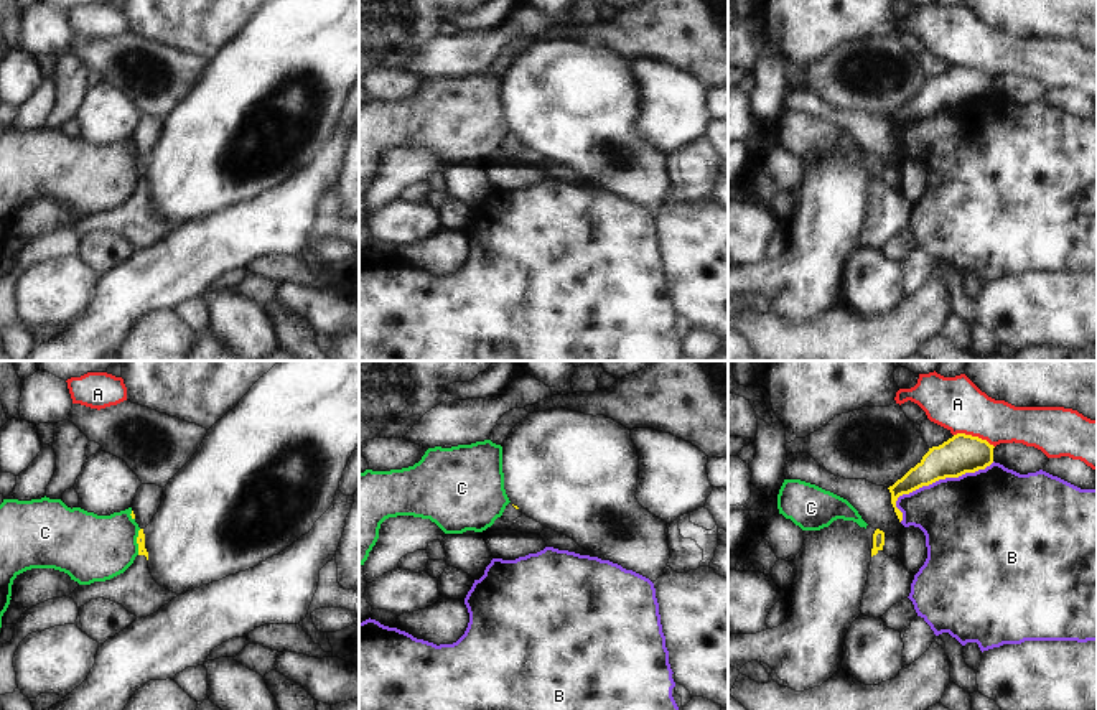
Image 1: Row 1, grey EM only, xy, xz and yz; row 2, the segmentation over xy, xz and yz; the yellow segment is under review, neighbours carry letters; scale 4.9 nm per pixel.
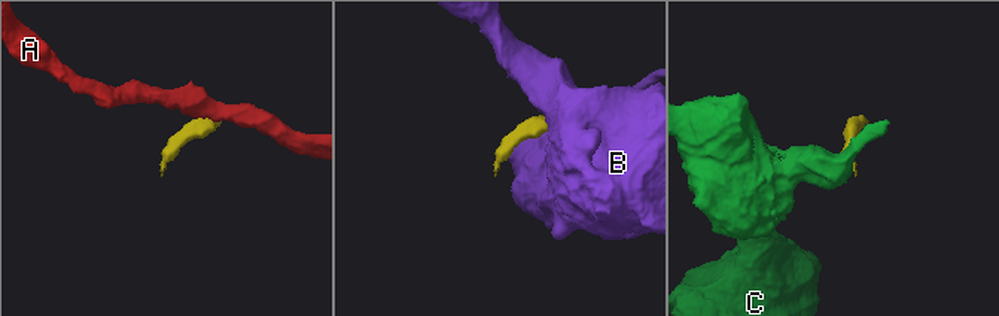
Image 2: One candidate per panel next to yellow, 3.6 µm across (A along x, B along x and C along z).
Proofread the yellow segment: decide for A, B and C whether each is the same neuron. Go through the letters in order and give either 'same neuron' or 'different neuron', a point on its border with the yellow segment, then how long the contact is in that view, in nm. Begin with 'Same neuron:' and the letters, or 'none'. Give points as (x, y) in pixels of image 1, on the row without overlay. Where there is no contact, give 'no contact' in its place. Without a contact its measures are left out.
Same neuron: none
A: different neuron; contact yz (974, 68); length 220 nm
B: different neuron; contact yz (934, 112); length 550 nm
C: different neuron; contact xy (137, 173); length 130 nm

